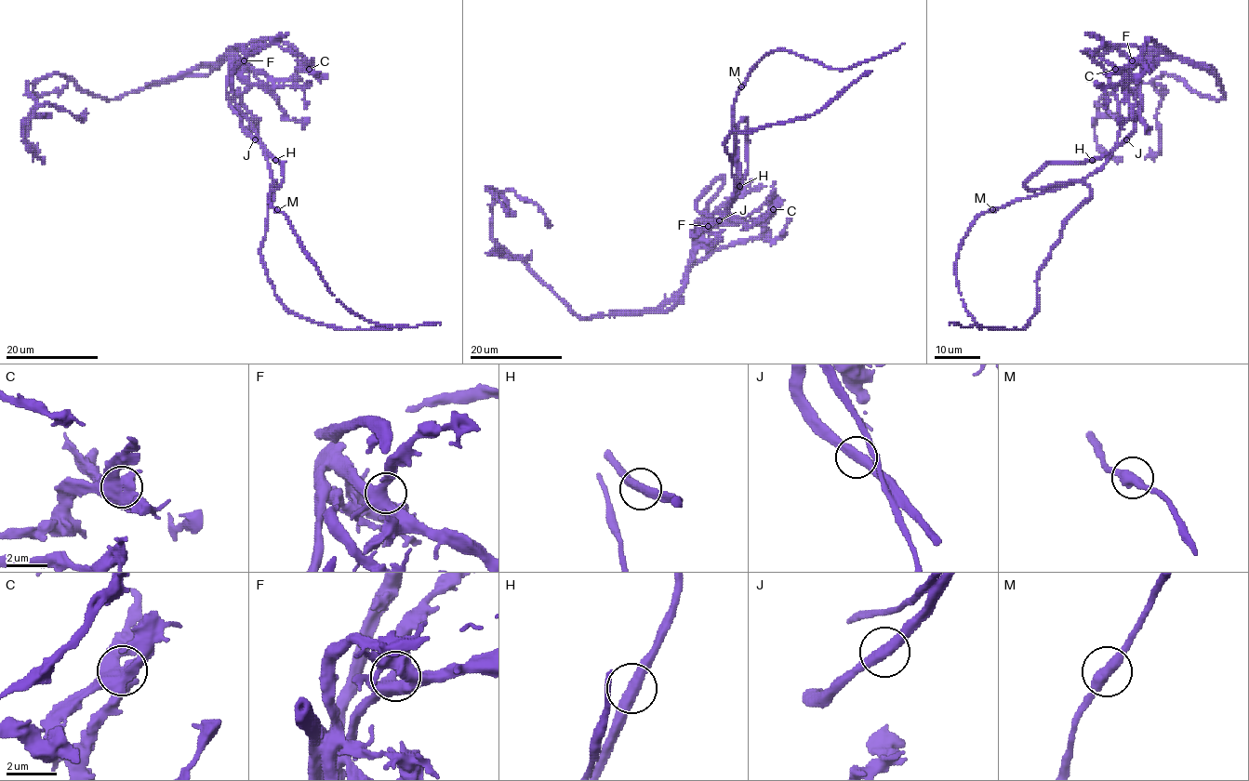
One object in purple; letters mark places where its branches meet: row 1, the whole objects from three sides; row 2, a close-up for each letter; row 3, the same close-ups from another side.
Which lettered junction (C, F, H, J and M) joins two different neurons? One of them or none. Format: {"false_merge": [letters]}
{"false_merge": ["C"]}

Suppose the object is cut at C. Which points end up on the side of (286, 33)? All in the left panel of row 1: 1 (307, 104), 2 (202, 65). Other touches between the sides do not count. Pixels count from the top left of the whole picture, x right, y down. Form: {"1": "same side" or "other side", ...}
{"1": "other side", "2": "same side"}

